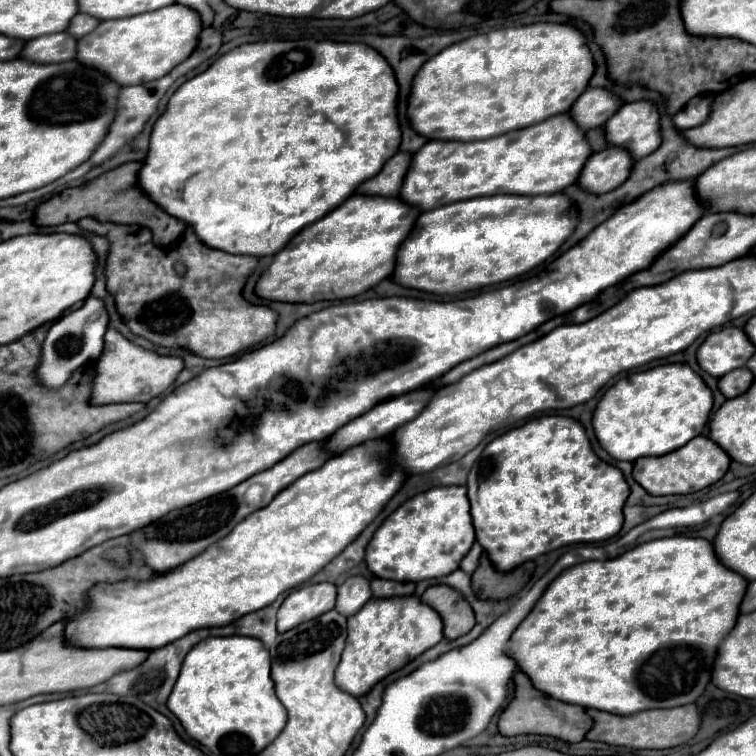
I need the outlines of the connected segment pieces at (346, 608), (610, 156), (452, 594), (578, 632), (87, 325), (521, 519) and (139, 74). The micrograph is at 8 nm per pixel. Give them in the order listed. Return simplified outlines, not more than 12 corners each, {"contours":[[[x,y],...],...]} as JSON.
{"contours":[[[348,577],[338,587],[336,611],[356,615],[370,599],[364,577]],[[616,145],[590,157],[578,183],[592,193],[620,187],[634,167]],[[446,585],[420,597],[444,621],[444,637],[454,641],[474,625],[468,601]],[[664,537],[562,571],[510,655],[632,715],[712,681],[748,579]],[[90,295],[48,331],[38,379],[60,387],[100,357],[108,311]],[[582,423],[498,435],[466,487],[502,573],[622,527]],[[174,3],[102,21],[76,59],[122,87],[170,73],[202,19]]]}

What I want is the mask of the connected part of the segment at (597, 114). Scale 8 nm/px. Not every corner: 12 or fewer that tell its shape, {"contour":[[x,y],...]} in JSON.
{"contour":[[586,89],[570,109],[586,131],[604,125],[622,99]]}

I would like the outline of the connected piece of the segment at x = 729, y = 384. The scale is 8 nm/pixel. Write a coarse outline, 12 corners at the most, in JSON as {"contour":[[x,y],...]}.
{"contour":[[746,367],[718,379],[718,389],[728,399],[742,395],[754,375]]}

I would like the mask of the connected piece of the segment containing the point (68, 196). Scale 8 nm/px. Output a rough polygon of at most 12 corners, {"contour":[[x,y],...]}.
{"contour":[[124,163],[36,209],[38,225],[96,217],[148,225],[170,245],[188,225],[138,185]]}

